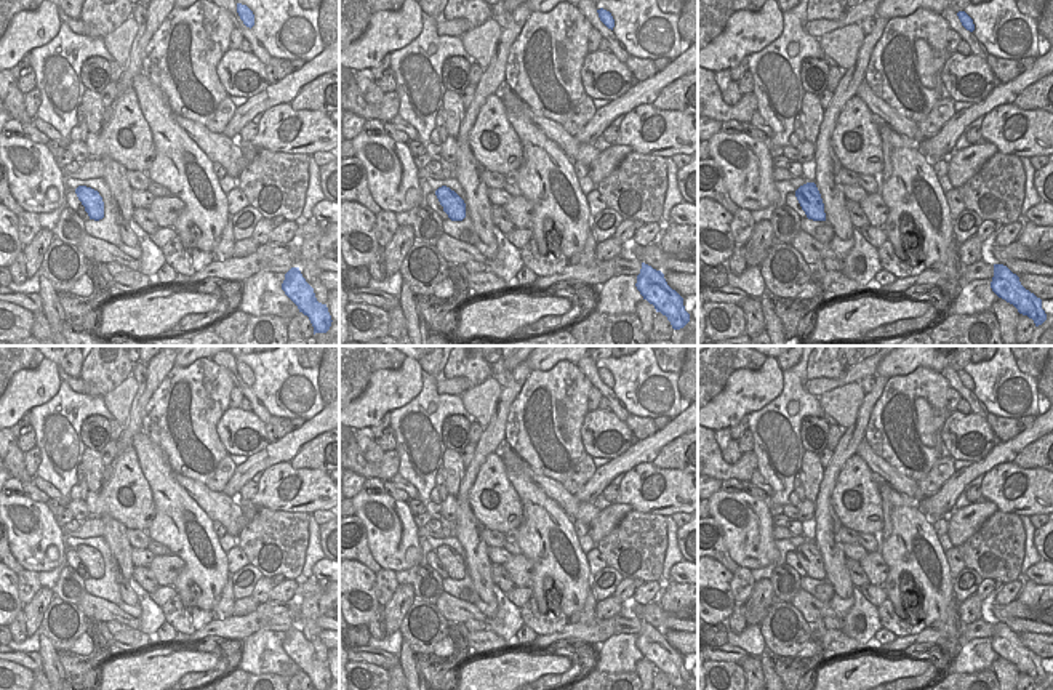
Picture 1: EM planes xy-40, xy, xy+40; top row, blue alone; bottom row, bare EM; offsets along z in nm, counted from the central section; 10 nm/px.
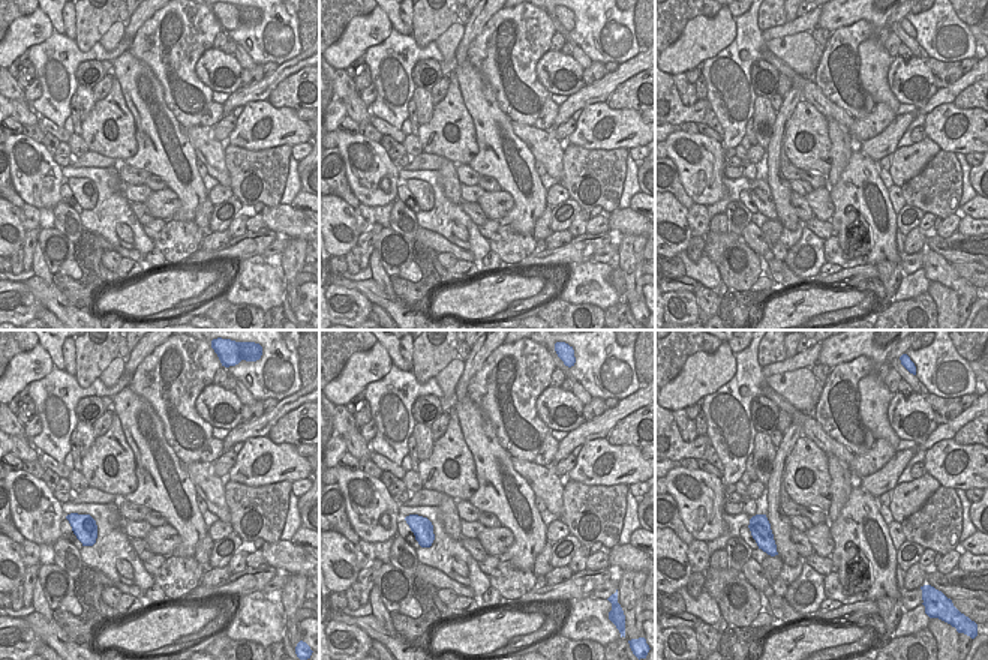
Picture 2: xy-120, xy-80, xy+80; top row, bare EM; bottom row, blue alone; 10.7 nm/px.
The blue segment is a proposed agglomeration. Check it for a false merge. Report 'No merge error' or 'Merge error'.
Merge error.

